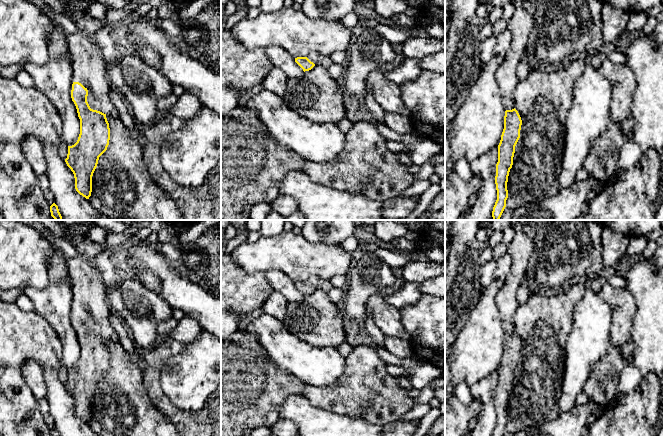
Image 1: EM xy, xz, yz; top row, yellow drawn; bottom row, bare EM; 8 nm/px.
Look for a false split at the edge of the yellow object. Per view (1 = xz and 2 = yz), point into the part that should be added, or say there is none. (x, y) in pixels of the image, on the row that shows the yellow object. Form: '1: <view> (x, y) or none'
1: xz (317, 58)
2: yz (520, 24)

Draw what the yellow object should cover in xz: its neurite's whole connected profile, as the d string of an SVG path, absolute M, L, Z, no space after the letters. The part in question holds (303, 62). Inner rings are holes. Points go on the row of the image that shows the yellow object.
M312 52L307 57L297 57L295 58L295 62L303 69L304 72L311 70L317 64L326 69L333 64L330 56L317 52Z

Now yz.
M512 0L515 12L507 21L507 29L512 34L509 50L499 66L496 80L501 91L504 107L504 129L498 145L498 162L496 164L495 184L497 200L493 207L493 220L499 220L508 198L507 182L513 165L515 146L520 138L521 117L515 109L514 89L518 83L517 65L526 48L529 33L533 26L532 16L525 10L522 0Z

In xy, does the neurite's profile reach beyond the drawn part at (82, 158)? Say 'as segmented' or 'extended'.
extended

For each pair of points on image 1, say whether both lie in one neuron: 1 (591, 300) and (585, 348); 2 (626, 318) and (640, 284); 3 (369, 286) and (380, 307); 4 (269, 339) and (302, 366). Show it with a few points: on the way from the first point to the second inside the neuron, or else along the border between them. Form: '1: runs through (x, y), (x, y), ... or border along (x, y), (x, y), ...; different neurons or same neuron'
1: runs through (591, 312), (589, 336); same neuron
2: border along (627, 288), (636, 304), (633, 321); different neurons
3: border along (378, 293), (368, 301), (366, 315); different neurons
4: runs through (277, 341), (294, 358); same neuron

